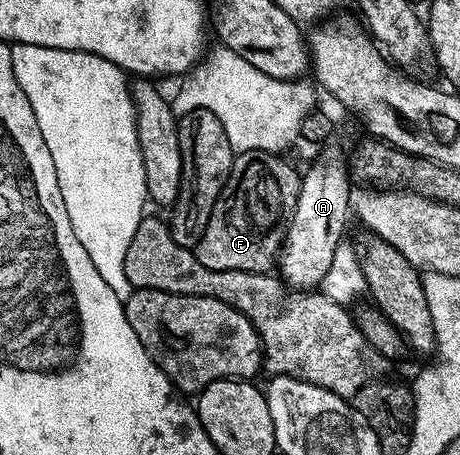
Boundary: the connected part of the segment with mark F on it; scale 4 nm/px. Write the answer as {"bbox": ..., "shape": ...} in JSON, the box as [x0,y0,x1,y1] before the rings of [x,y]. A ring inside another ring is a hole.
{"bbox":[195,151,302,273],"shape":[[[247,151],[234,156],[231,175],[195,250],[203,267],[211,267],[211,271],[267,273],[278,264],[302,179],[302,174],[296,173],[283,158],[267,151]]]}

